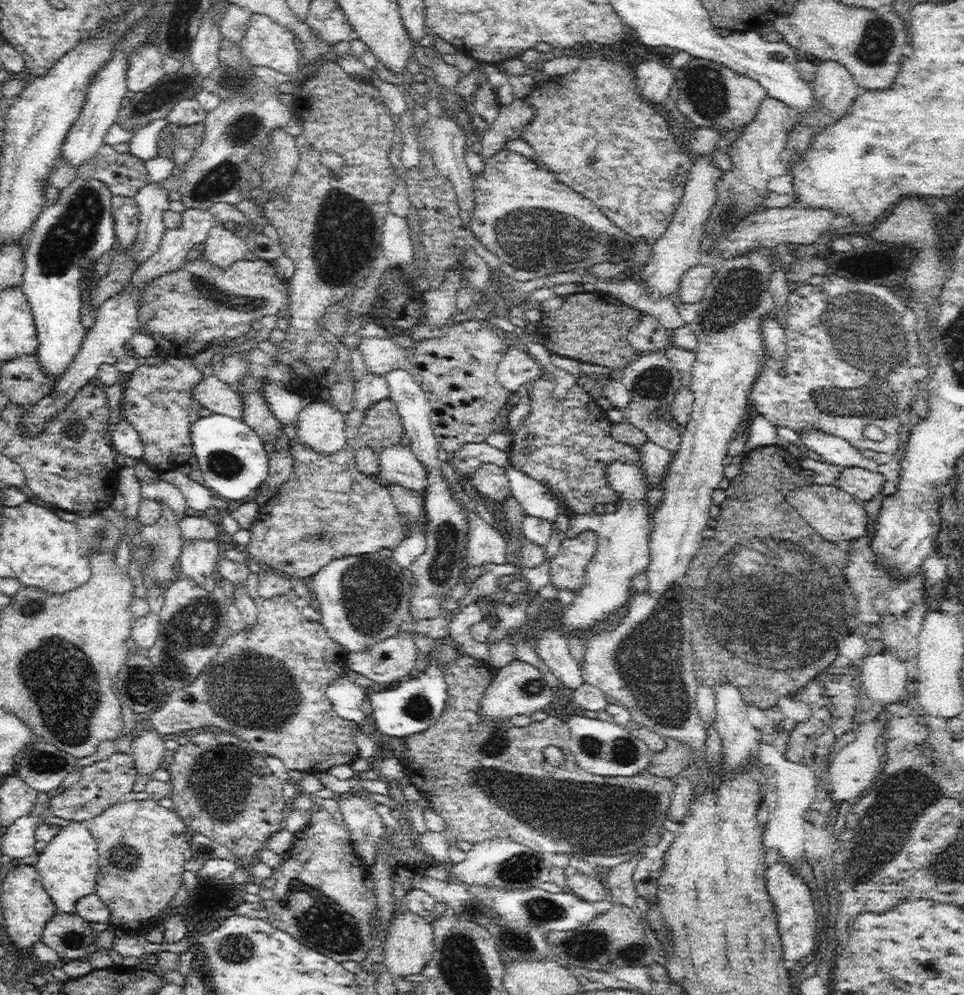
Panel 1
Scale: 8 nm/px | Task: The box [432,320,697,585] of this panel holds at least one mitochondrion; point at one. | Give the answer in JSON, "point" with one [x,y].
{"point":[656,382]}

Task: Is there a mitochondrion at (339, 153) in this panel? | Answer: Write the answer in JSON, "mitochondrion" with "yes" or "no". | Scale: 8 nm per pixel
{"mitochondrion":"no"}

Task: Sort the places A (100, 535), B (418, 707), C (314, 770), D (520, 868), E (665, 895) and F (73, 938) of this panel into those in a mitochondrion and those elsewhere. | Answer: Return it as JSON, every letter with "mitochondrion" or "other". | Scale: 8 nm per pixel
{"A":"mitochondrion","B":"mitochondrion","C":"other","D":"mitochondrion","E":"other","F":"mitochondrion"}

